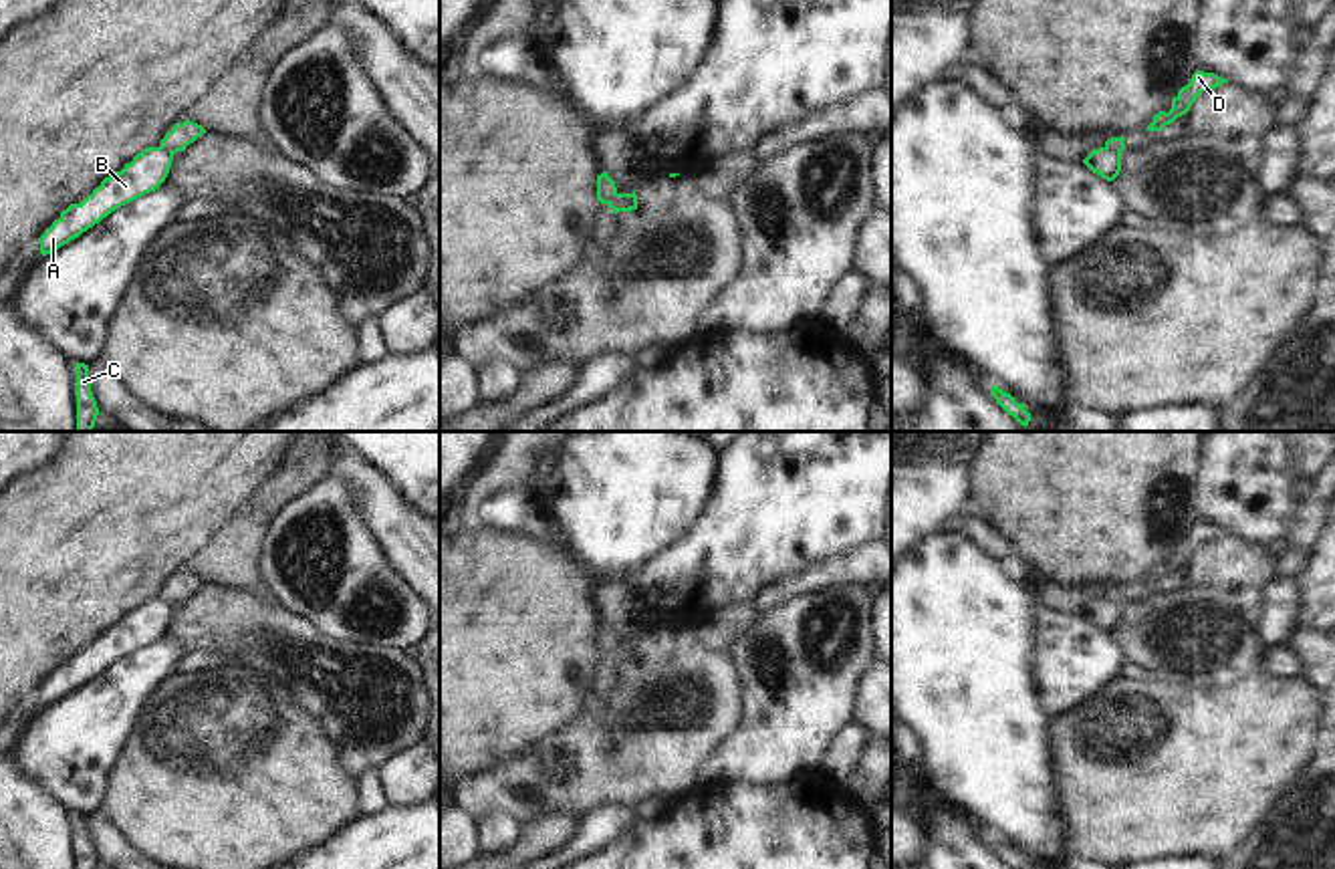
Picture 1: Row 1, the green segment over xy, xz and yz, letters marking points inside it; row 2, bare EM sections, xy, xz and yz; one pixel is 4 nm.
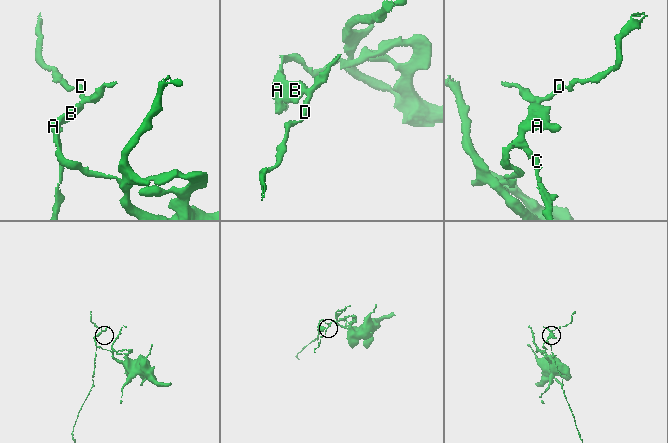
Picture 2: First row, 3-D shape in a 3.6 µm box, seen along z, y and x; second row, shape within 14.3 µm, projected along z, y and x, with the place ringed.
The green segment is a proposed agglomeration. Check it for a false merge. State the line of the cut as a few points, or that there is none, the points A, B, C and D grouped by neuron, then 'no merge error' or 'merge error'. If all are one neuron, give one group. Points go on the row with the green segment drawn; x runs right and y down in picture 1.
cut xy (160, 146), (172, 156); groups A B C / D; merge error

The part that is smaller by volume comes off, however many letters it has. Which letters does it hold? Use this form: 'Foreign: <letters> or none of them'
Foreign: D

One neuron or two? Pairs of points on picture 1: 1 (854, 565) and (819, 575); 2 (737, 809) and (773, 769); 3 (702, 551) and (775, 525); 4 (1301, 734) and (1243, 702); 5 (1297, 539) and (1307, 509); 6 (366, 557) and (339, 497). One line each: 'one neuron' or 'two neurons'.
1: one neuron
2: two neurons
3: one neuron
4: one neuron
5: one neuron
6: one neuron

